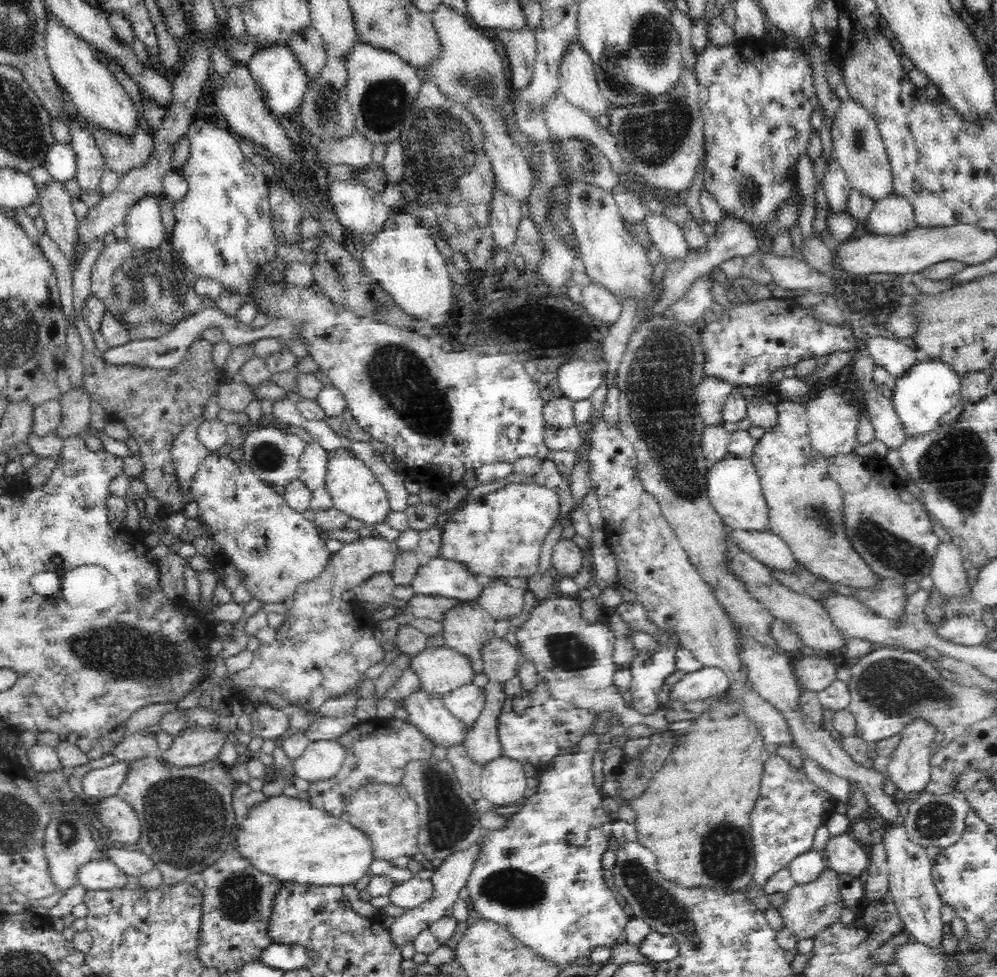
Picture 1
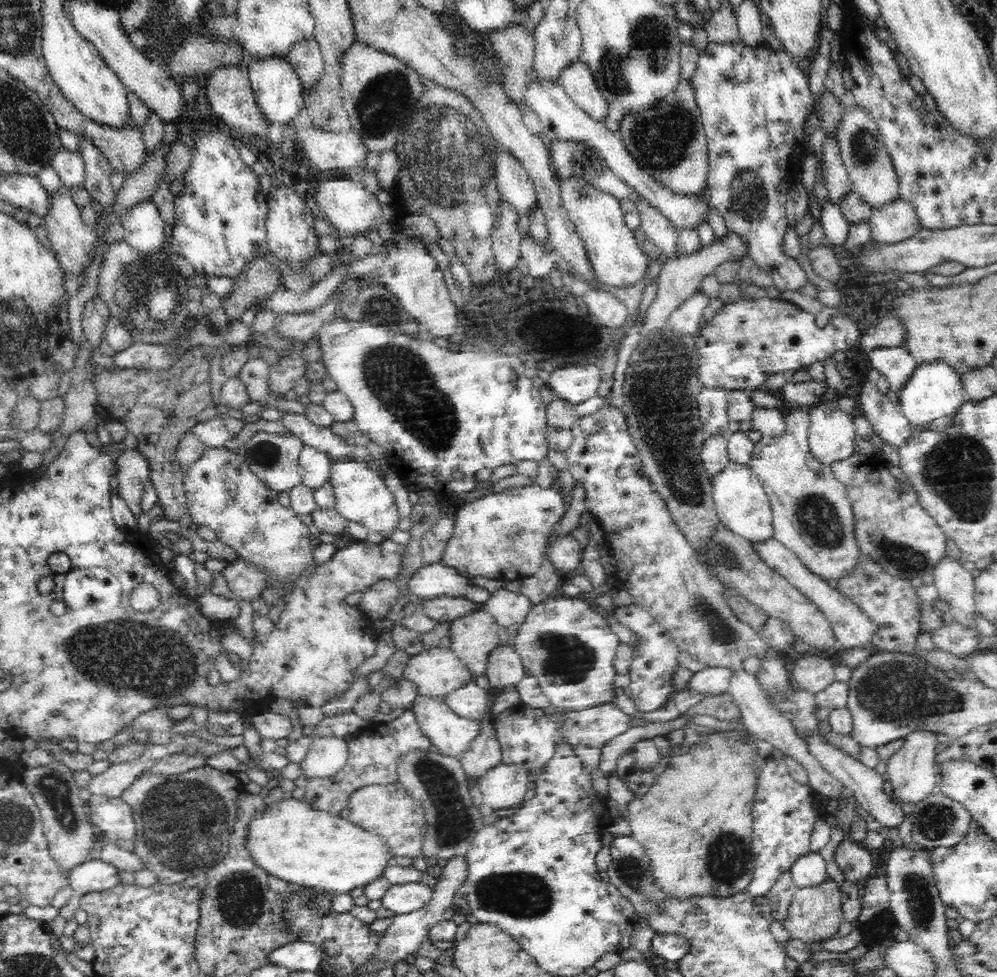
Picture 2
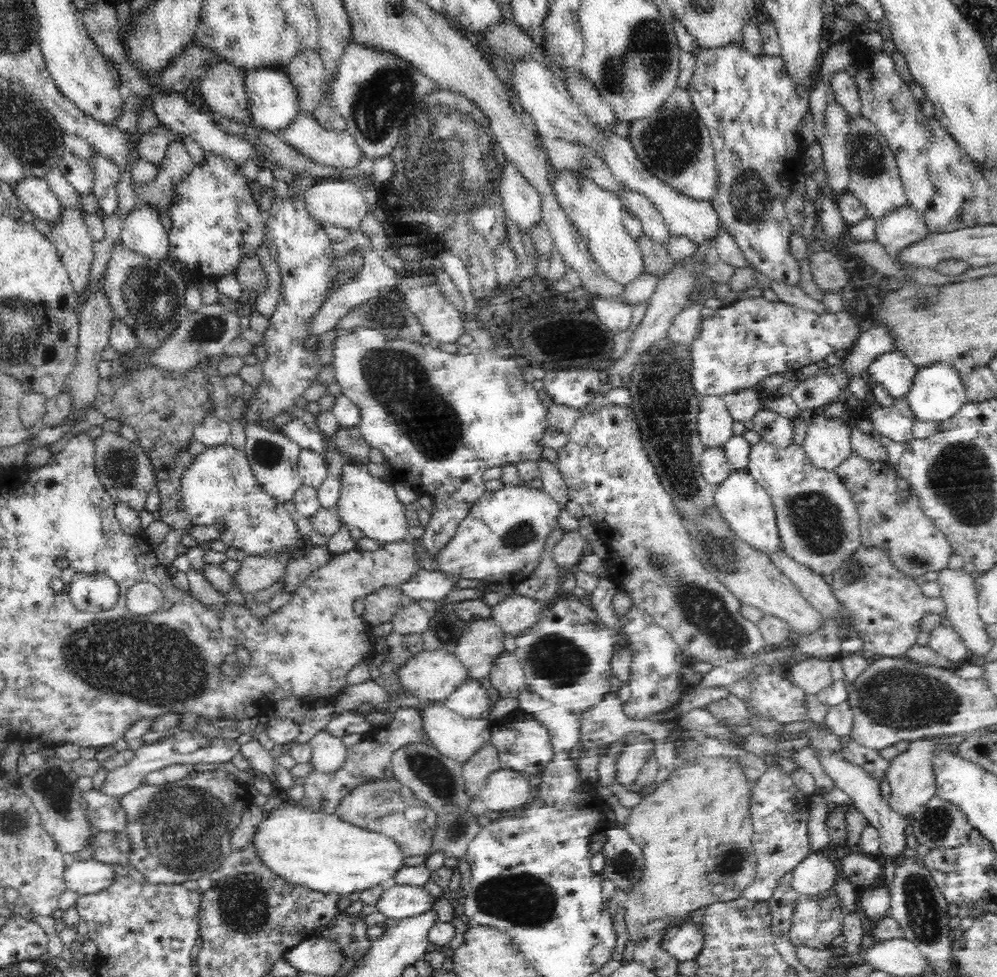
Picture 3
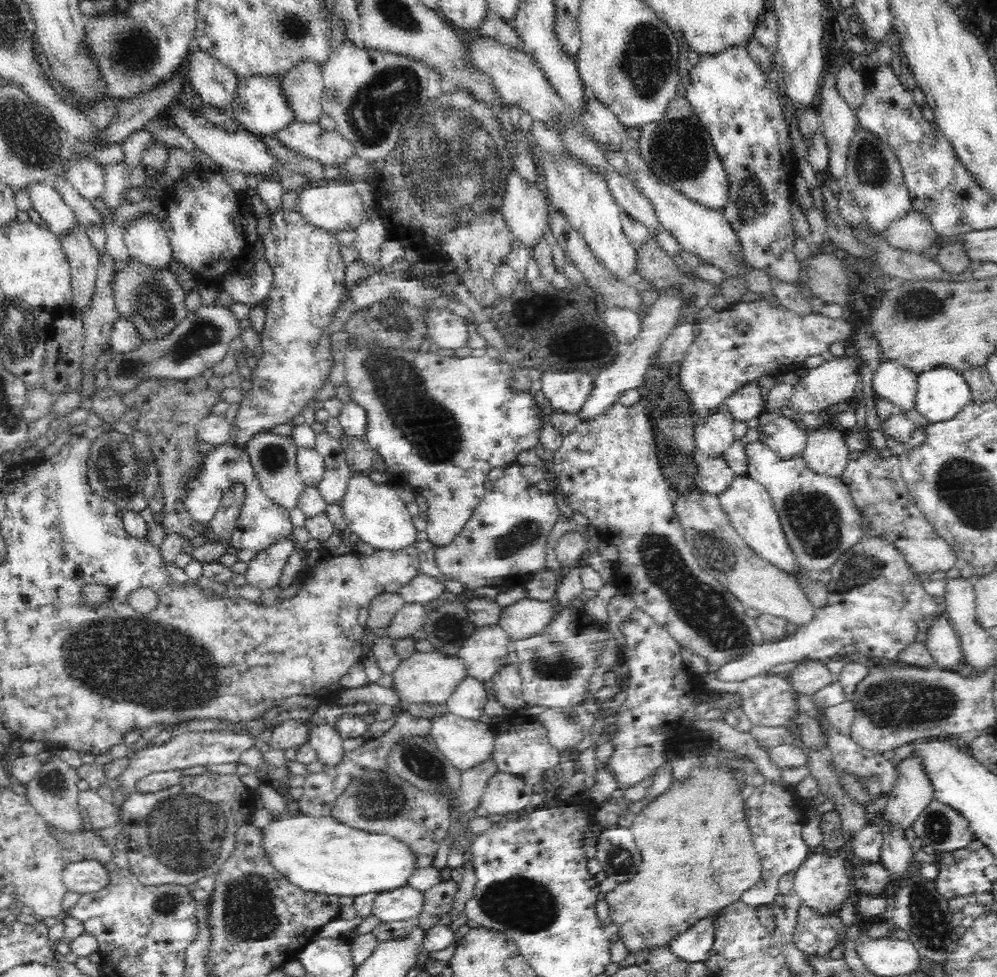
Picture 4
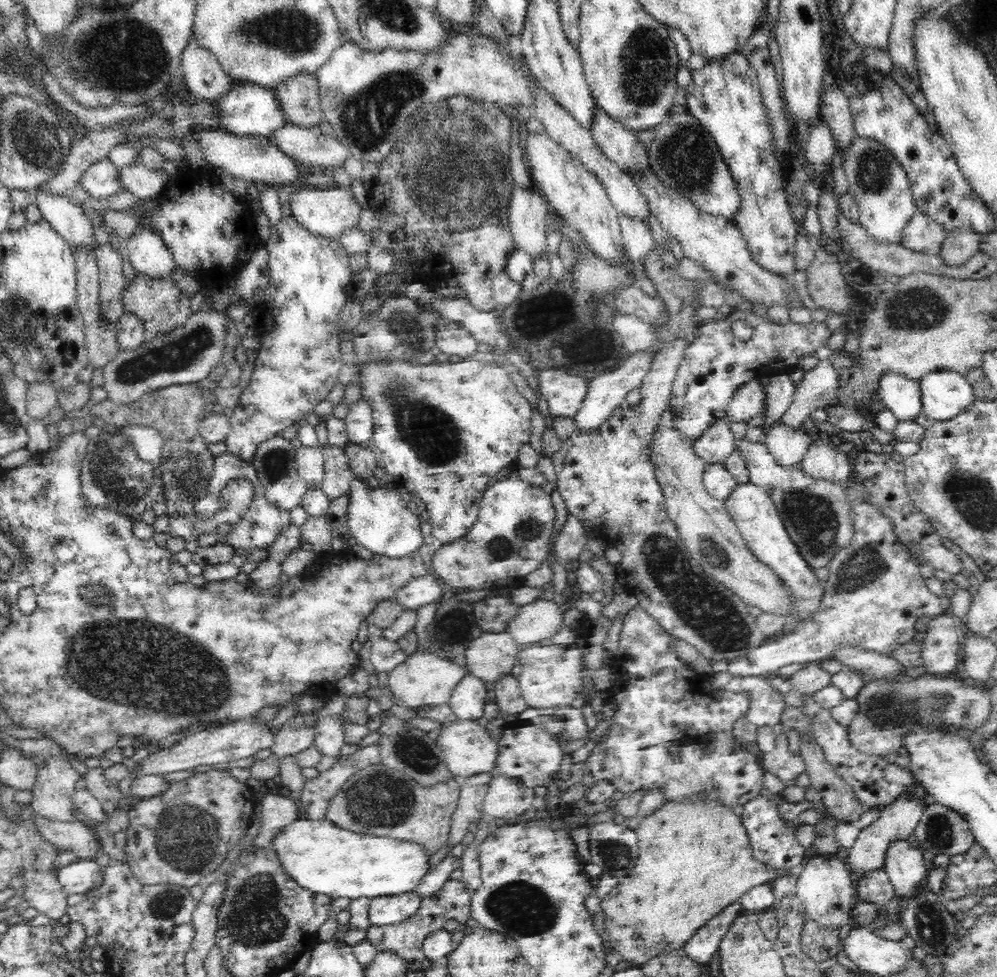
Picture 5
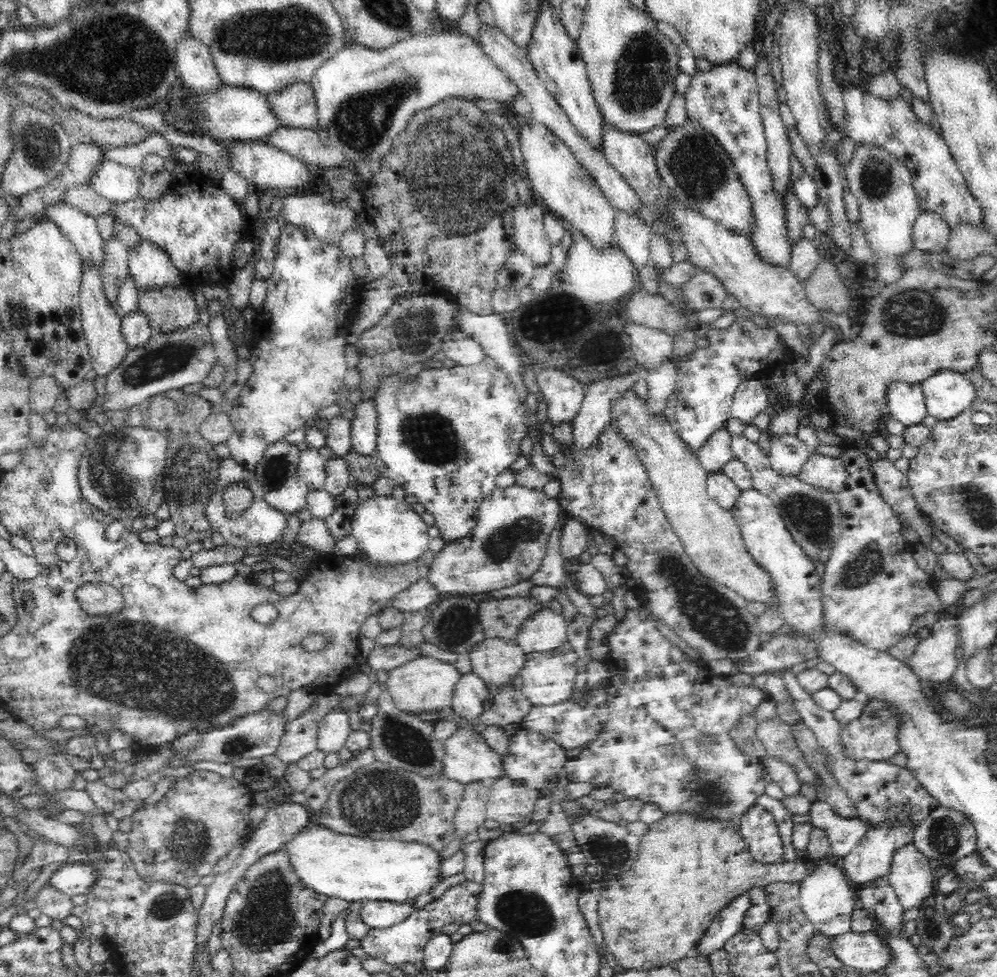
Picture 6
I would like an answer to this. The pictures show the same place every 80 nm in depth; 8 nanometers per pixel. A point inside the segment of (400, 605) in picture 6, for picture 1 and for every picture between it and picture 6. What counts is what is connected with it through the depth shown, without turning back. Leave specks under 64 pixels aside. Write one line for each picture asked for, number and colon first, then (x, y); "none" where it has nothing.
1: (439, 577)
2: (432, 581)
3: (430, 585)
4: (422, 589)
5: (419, 592)

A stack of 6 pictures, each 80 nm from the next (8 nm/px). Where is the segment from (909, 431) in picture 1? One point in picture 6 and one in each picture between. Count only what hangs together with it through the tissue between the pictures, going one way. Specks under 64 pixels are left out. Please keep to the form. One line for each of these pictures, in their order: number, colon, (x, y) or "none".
2: (935, 390)
3: (937, 393)
4: (942, 392)
5: (946, 393)
6: (948, 393)

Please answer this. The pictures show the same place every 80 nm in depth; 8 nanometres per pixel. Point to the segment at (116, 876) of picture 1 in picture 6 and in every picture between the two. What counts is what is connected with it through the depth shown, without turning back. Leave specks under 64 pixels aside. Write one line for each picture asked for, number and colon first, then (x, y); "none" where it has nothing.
2: (93, 875)
3: (83, 877)
4: (84, 876)
5: (79, 877)
6: (73, 878)

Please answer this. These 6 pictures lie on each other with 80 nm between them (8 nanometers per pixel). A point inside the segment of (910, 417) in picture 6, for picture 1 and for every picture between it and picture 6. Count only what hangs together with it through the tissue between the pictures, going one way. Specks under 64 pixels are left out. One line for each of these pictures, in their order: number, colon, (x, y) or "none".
1: (896, 358)
2: (895, 364)
3: (893, 372)
4: (892, 383)
5: (903, 397)

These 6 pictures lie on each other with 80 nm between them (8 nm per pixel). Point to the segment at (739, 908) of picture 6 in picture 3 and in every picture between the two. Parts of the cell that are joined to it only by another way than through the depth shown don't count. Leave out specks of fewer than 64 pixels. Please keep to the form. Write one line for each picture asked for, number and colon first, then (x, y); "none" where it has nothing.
3: (684, 943)
4: (696, 945)
5: (706, 942)

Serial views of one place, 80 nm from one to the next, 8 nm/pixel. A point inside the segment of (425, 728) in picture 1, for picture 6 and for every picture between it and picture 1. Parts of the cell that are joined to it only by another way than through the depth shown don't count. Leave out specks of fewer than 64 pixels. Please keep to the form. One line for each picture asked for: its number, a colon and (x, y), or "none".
2: (453, 735)
3: (459, 738)
4: (466, 743)
5: (469, 749)
6: (468, 759)

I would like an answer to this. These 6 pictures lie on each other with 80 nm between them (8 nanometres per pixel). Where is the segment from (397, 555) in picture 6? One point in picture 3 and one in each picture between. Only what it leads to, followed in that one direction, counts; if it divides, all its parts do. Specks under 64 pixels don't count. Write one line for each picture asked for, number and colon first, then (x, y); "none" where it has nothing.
3: (368, 503)
4: (374, 512)
5: (379, 521)

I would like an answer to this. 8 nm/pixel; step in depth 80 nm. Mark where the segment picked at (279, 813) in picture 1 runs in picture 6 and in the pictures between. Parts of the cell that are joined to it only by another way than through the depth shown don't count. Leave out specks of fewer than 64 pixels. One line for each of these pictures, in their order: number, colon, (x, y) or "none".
2: (289, 839)
3: (318, 851)
4: (320, 855)
5: (324, 859)
6: (355, 869)

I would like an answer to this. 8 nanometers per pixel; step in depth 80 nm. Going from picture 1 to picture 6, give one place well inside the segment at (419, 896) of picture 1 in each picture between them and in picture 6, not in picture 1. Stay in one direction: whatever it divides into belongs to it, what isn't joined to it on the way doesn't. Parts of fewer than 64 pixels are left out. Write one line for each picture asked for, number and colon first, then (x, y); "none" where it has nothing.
2: (399, 899)
3: (399, 902)
4: (404, 903)
5: (393, 909)
6: (373, 914)

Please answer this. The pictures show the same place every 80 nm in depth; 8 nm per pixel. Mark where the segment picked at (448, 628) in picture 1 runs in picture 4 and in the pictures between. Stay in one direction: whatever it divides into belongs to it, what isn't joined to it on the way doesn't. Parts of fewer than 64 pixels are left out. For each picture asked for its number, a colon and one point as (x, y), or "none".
2: (473, 638)
3: (480, 645)
4: (484, 653)

